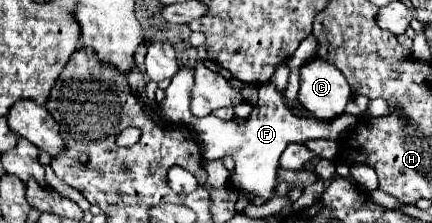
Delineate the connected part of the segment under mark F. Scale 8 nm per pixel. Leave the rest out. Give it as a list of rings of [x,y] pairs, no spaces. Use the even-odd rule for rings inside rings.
[[[260,85],[258,90],[258,103],[252,109],[250,117],[246,121],[222,121],[214,115],[208,117],[192,117],[188,127],[196,135],[196,141],[204,145],[204,157],[232,157],[234,159],[234,173],[230,177],[232,187],[238,193],[250,193],[254,197],[272,199],[276,193],[276,181],[278,181],[278,159],[286,145],[290,143],[306,143],[308,139],[330,139],[340,141],[348,131],[354,129],[358,123],[358,117],[354,115],[340,115],[332,121],[318,121],[314,117],[296,117],[286,107],[284,99],[280,99],[280,91],[272,85]]]

